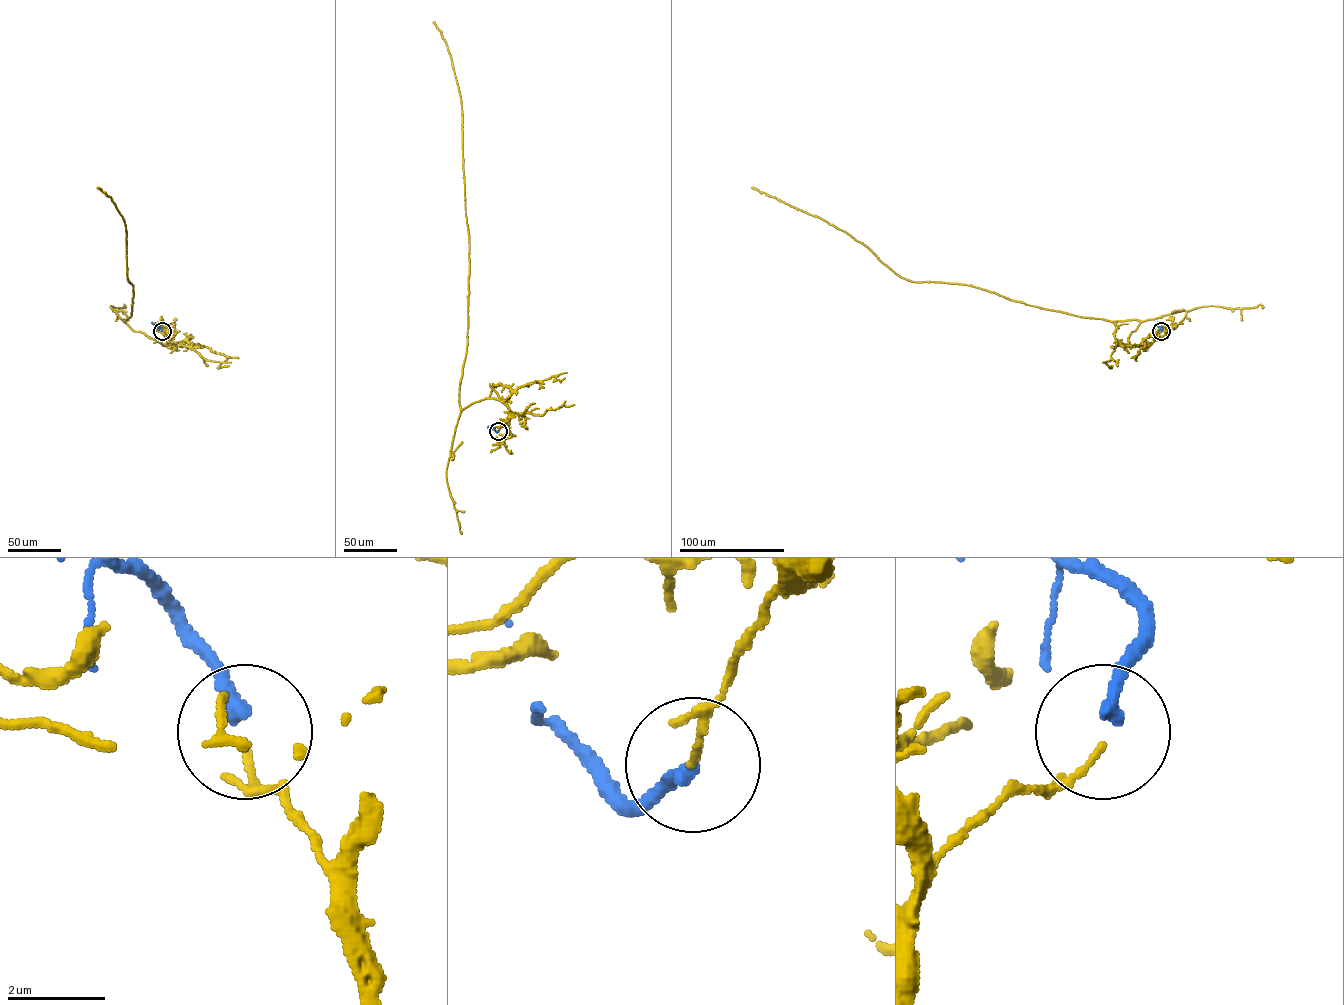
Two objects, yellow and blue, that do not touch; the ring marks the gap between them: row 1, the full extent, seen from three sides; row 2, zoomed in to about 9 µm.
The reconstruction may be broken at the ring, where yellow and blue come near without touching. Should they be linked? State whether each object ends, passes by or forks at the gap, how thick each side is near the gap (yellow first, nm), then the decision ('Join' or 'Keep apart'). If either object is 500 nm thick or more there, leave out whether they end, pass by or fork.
At the ring yellow ends. At the ring blue ends. Thickness 130 nm (yellow) against 320 nm. Keep apart

